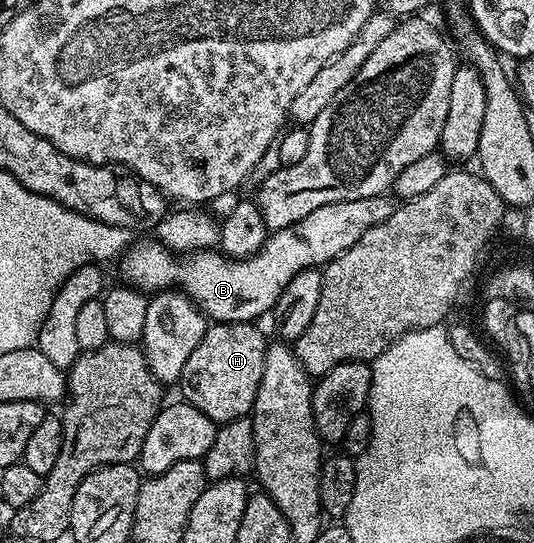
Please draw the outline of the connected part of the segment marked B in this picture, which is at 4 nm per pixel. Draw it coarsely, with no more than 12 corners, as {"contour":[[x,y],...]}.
{"contour":[[387,195],[318,206],[260,251],[177,254],[151,238],[119,264],[209,321],[252,322],[286,282],[390,218]]}

